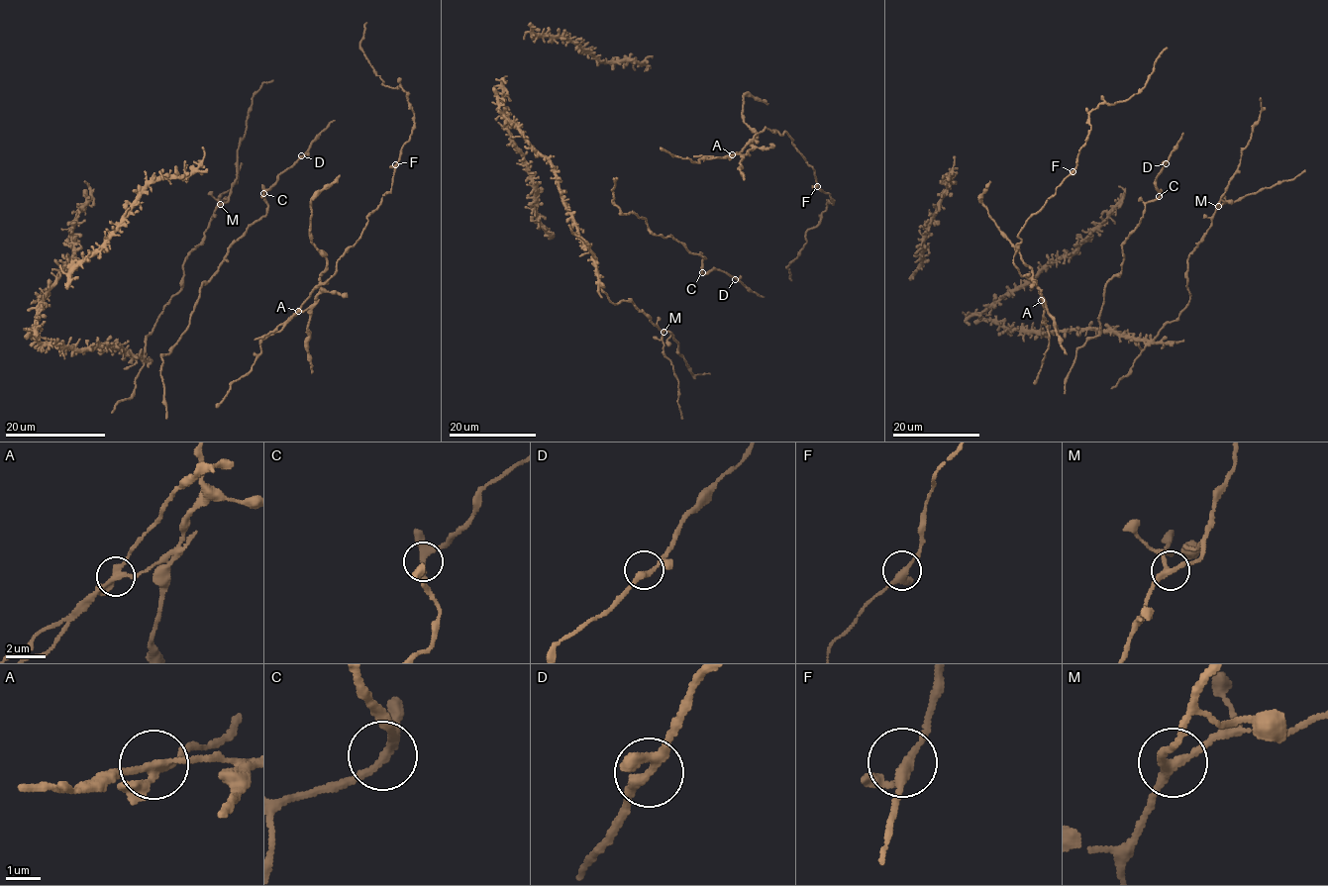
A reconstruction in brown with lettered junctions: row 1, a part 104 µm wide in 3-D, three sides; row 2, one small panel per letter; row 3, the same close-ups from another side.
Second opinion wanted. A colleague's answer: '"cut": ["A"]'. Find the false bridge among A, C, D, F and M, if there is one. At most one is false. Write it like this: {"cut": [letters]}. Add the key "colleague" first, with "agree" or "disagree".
{"colleague": "agree", "cut": ["A"]}

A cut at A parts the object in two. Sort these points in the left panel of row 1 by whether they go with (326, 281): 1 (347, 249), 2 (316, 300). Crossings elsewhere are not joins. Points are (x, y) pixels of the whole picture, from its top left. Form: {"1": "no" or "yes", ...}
{"1": "yes", "2": "no"}

